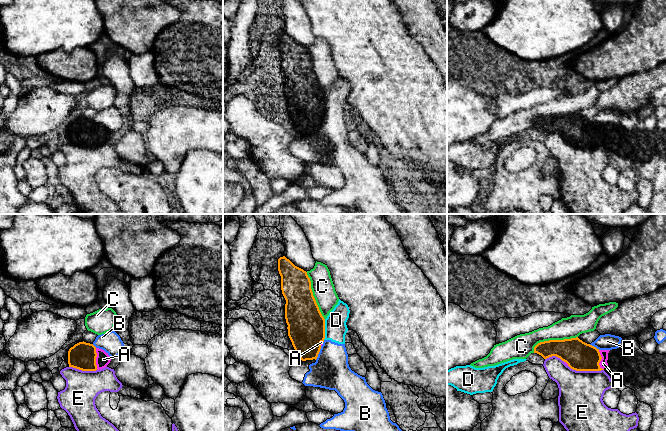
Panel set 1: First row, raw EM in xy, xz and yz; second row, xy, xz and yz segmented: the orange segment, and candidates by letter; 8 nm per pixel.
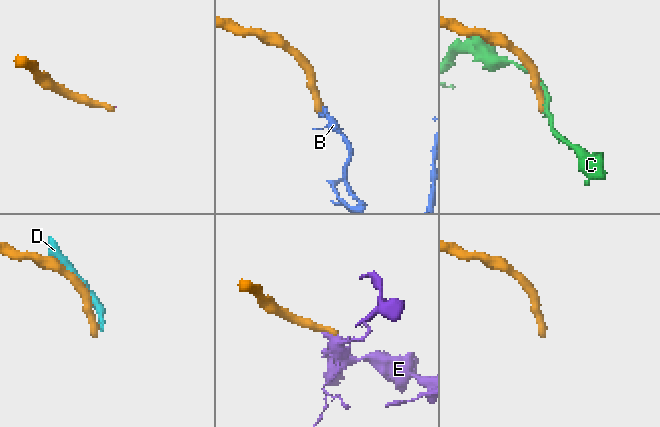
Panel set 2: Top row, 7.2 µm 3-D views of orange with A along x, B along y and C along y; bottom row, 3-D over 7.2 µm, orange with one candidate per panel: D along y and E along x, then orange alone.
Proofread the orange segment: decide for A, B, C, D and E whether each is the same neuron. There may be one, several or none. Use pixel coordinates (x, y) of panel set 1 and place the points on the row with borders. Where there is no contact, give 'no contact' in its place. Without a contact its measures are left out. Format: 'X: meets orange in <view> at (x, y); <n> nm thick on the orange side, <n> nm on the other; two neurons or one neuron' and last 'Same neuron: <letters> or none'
A: meets orange in xy at (95, 359); 220 nm thick on the orange side, 110 nm on the other; one neuron
B: meets orange in xz at (318, 353); 300 nm thick on the orange side, 300 nm on the other; two neurons
C: meets orange in yz at (553, 340); 240 nm thick on the orange side, 180 nm on the other; two neurons
D: meets orange in xz at (324, 329); 300 nm thick on the orange side, 180 nm on the other; two neurons
E: meets orange in yz at (586, 370); 240 nm thick on the orange side, 360 nm on the other; two neurons
Same neuron: A

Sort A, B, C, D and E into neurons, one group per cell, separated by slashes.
A / B D / C / E

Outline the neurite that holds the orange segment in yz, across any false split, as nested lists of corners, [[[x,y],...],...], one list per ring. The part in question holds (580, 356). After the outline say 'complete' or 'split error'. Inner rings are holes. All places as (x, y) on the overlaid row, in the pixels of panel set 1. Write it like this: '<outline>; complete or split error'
[[[578,337],[540,342],[534,347],[534,353],[541,355],[544,359],[556,356],[576,371],[604,370],[615,382],[625,385],[634,391],[650,384],[655,378],[661,378],[666,381],[666,354],[655,353],[648,355],[641,349],[632,354],[624,353],[620,348],[599,350],[583,342]]]; split error

